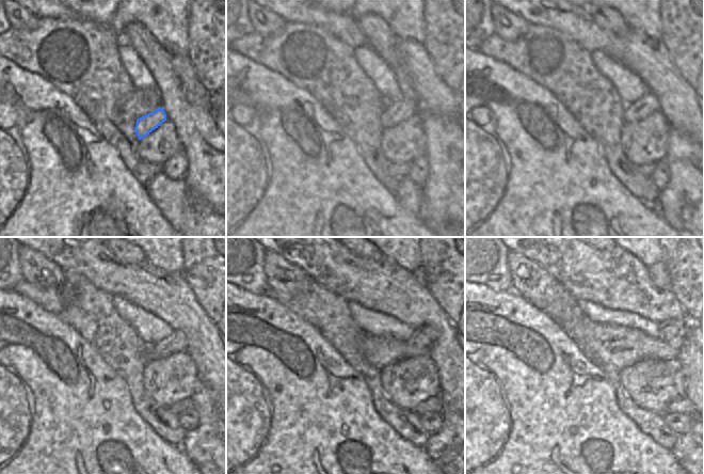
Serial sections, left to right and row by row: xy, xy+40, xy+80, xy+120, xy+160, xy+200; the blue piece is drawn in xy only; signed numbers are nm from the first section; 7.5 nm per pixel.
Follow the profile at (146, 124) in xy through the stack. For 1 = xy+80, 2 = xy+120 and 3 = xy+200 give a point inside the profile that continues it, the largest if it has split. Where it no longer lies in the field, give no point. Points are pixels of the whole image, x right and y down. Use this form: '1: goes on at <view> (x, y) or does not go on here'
1: goes on at xy+80 (641, 109)
2: goes on at xy+120 (176, 342)
3: goes on at xy+200 (677, 328)

